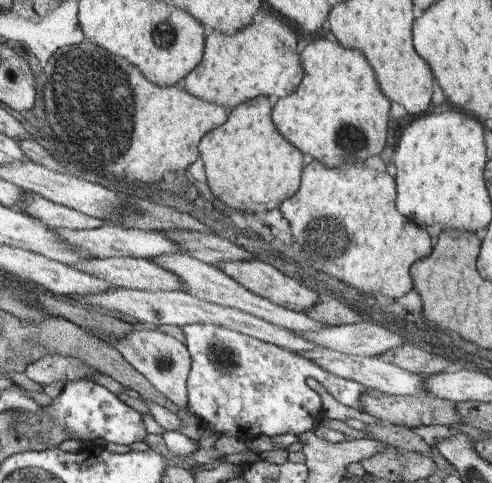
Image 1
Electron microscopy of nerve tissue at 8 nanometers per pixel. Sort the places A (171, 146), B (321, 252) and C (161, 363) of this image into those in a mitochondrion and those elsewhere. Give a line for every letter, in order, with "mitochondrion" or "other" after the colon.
A: other
B: mitochondrion
C: mitochondrion

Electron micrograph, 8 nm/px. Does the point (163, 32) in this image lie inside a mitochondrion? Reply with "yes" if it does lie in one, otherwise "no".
yes

